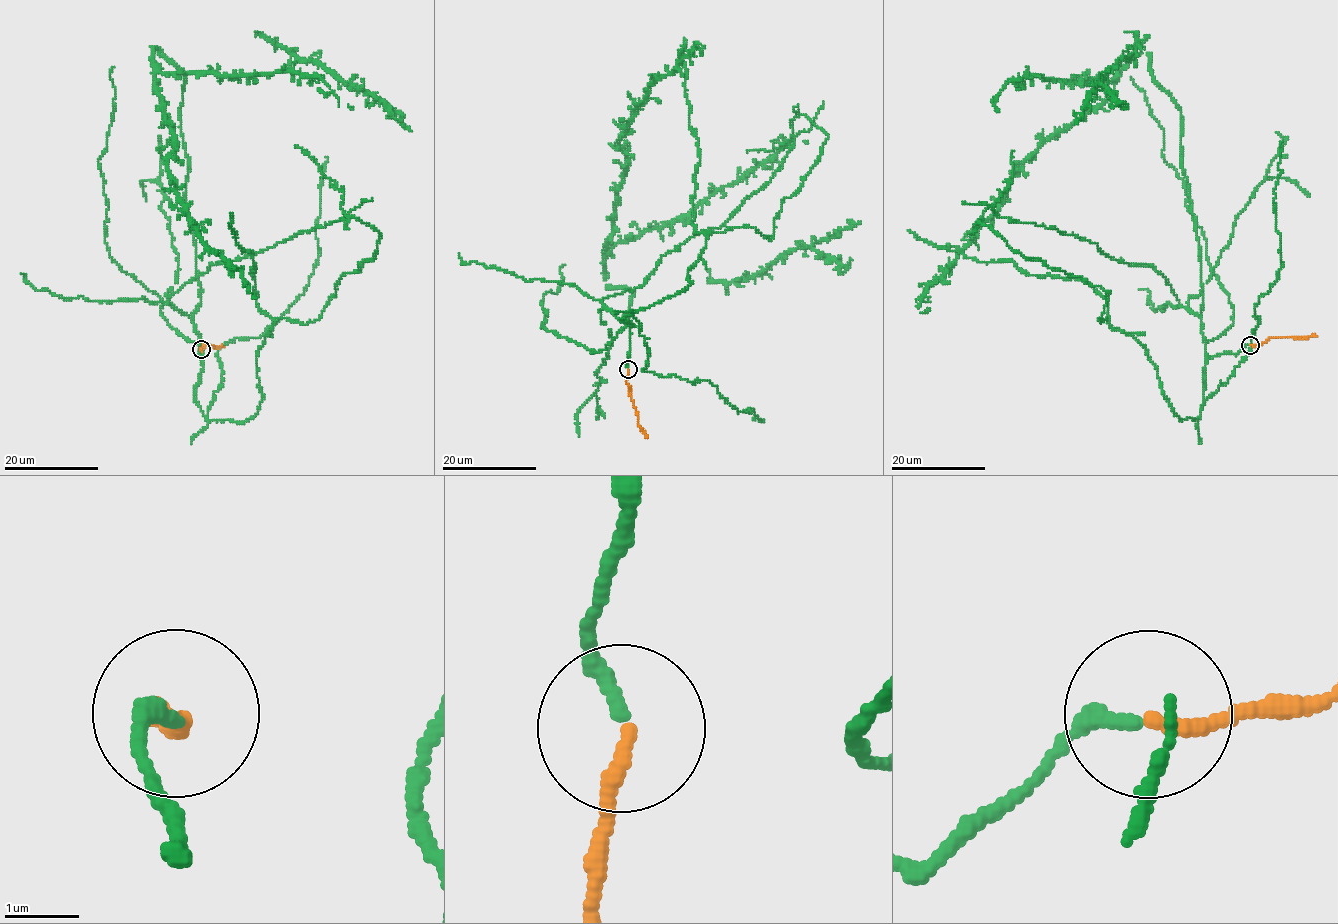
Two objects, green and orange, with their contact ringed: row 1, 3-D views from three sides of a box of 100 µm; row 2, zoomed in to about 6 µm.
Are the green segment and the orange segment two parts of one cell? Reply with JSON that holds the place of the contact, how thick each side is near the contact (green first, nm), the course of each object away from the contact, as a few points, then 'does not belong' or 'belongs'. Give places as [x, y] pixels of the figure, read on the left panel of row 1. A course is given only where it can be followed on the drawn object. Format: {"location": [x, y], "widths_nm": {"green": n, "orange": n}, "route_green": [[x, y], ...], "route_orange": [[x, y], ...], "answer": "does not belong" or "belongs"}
{"location": [201, 349], "widths_nm": {"green": 240, "orange": 200}, "route_green": [[202, 349], [184, 76], [155, 47], [175, 193], [253, 294]], "route_orange": [[202, 350], [205, 343], [223, 347]], "answer": "belongs"}

